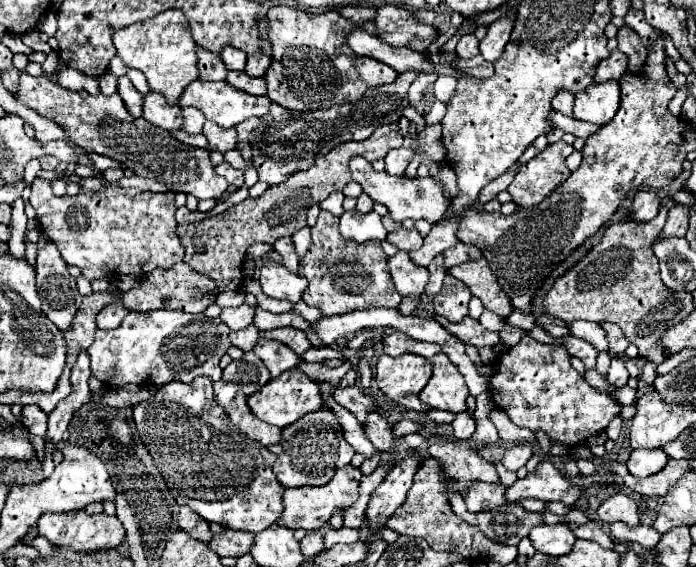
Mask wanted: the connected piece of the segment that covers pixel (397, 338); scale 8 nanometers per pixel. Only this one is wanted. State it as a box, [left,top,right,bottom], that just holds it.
[383,332,419,358]

